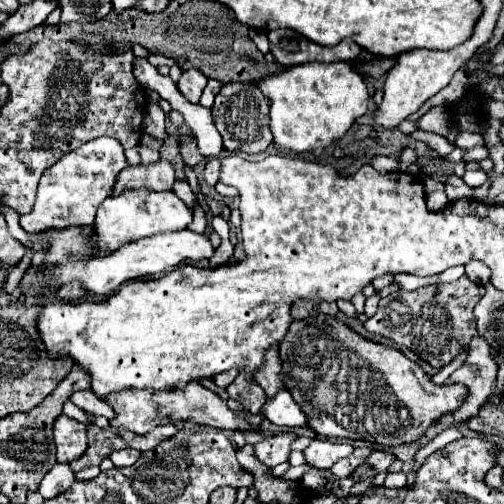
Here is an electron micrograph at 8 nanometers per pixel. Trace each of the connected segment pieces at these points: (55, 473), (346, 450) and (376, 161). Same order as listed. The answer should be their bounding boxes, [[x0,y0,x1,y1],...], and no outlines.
[[40,464,74,500],[304,440,354,470],[368,156,398,172]]

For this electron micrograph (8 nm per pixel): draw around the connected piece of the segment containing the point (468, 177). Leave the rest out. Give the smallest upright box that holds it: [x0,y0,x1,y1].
[462,170,486,186]

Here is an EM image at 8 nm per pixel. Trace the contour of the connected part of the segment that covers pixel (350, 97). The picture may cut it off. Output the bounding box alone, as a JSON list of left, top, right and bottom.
[256,62,370,152]

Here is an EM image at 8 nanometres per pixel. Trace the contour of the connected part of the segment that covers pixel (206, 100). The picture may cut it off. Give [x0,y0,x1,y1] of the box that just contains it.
[200,80,222,108]

